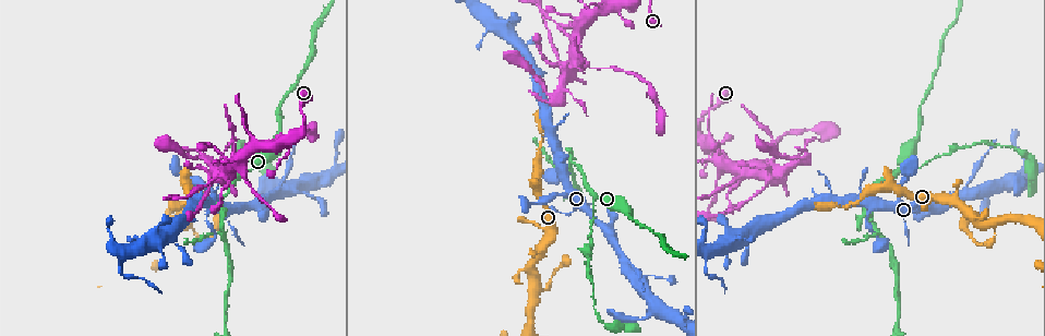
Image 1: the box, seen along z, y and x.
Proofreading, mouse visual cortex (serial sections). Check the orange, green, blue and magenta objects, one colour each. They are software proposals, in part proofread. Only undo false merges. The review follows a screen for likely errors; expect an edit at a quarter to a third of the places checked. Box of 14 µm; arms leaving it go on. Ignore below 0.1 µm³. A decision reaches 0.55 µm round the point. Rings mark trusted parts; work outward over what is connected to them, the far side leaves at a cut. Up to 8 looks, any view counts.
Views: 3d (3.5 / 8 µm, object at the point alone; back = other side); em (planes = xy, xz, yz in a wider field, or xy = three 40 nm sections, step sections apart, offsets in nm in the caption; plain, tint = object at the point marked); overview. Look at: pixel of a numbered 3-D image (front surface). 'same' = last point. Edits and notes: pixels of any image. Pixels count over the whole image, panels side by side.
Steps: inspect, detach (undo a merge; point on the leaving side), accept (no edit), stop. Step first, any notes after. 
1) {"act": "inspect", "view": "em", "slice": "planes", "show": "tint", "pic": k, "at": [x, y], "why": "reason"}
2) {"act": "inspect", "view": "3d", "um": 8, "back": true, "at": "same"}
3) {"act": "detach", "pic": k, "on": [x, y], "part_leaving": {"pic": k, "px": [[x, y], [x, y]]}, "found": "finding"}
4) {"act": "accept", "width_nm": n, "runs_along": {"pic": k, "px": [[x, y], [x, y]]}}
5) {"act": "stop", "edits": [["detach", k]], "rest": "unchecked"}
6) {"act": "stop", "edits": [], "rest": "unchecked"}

{"act": "inspect", "view": "3d", "um": 3.5, "pic": 1, "at": [564, 31], "why": "calibre changes"}

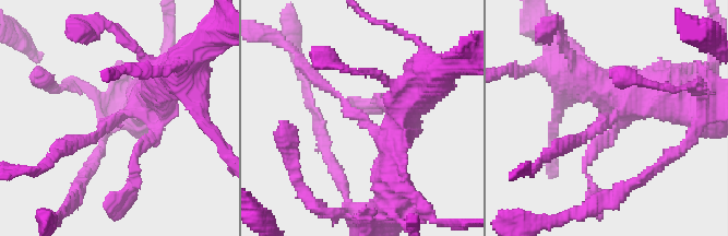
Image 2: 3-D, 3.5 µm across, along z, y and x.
{"act": "inspect", "view": "em", "slice": "xy", "step": 3, "show": "tint", "pic": 2, "at": [365, 120], "arm_widths_nm": [150, 400]}

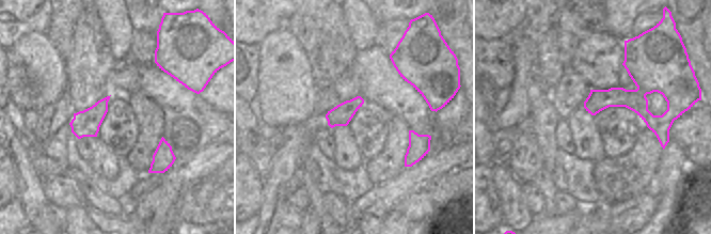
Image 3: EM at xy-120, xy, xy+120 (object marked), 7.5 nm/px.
{"act": "accept", "width_nm": 160, "runs_along": {"pic": 2, "px": [[156, 90], [90, 140], [69, 143]]}, "found": "one cell here"}

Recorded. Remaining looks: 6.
{"act": "inspect", "view": "3d", "um": 3.5, "pic": 1, "at": [201, 156], "why": "sharp bend"}

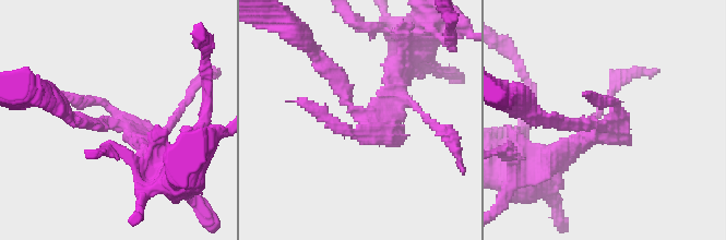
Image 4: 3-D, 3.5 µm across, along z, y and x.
{"act": "inspect", "view": "em", "slice": "planes", "show": "tint", "pic": 4, "at": [118, 125]}

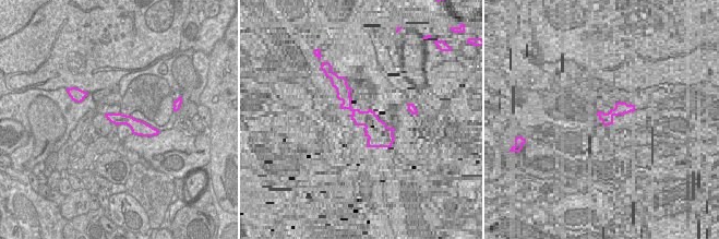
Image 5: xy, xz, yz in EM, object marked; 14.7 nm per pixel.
{"act": "inspect", "view": "em", "slice": "xy", "step": 1, "show": "tint", "at": "same"}

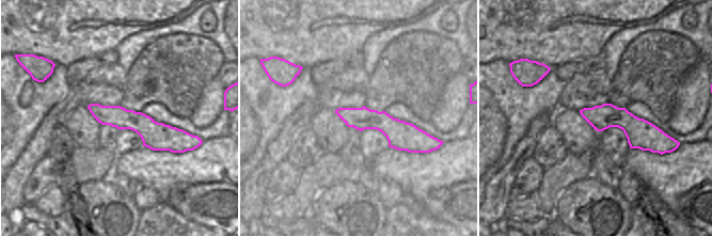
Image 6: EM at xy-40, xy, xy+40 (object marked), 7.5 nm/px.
{"act": "accept", "width_nm": 170, "runs_along": {"pic": 6, "px": [[91, 107], [185, 144]]}, "found": "continuous, no second cell"}

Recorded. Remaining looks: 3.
{"act": "inspect", "view": "3d", "um": 3.5, "pic": 1, "at": [875, 223], "why": "a narrow waist"}

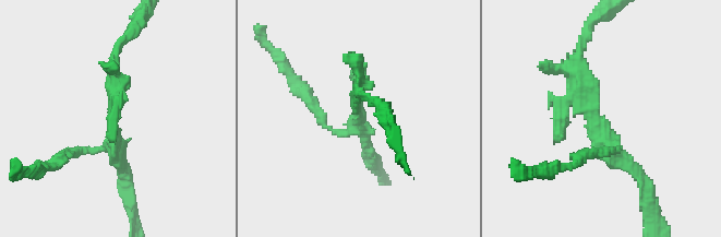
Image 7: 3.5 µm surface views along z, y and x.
{"act": "inspect", "view": "em", "slice": "xy", "step": 1, "show": "tint", "pic": 7, "at": [594, 122]}

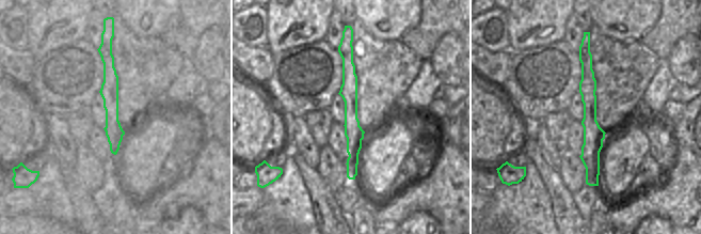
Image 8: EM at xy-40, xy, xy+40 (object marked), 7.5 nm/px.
{"act": "inspect", "view": "em", "slice": "xy", "step": 3, "show": "tint", "at": "same", "why": "cut it another way"}

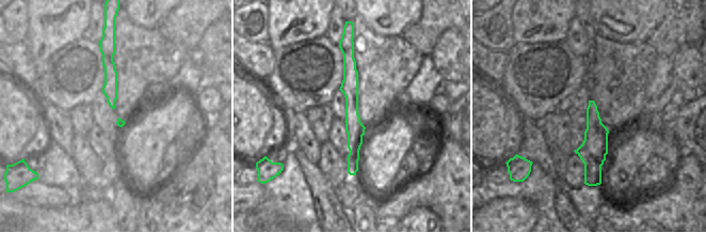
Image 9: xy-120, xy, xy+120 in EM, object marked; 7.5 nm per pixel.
{"act": "accept", "runs_along": {"pic": 7, "px": [[579, 54], [596, 123], [640, 180]]}, "found": "one cell here"}

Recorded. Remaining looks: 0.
{"act": "stop", "edits": [], "rest": "unchecked"}

